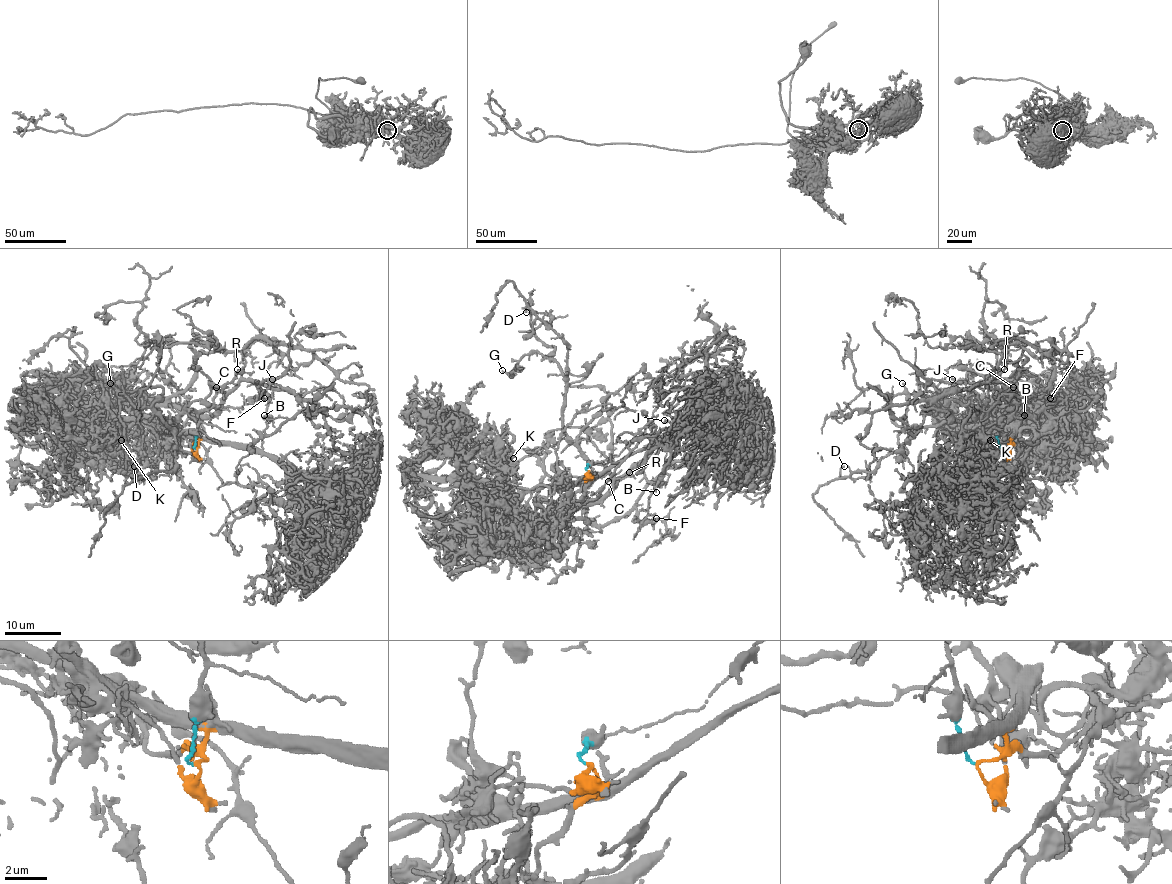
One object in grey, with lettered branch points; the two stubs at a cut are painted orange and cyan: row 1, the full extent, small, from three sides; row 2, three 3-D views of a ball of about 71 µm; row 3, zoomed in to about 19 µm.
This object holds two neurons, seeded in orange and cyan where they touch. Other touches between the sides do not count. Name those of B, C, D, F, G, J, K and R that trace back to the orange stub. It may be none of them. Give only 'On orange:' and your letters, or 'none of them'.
On orange: K

